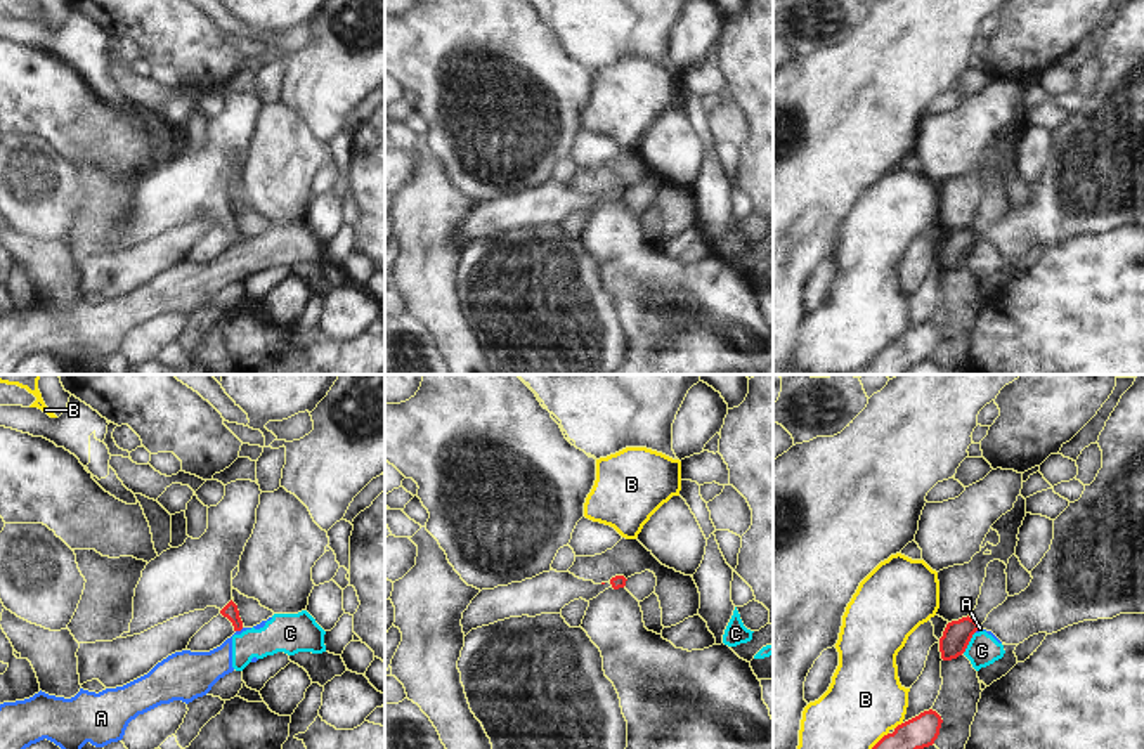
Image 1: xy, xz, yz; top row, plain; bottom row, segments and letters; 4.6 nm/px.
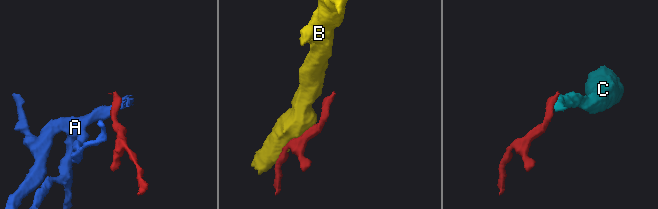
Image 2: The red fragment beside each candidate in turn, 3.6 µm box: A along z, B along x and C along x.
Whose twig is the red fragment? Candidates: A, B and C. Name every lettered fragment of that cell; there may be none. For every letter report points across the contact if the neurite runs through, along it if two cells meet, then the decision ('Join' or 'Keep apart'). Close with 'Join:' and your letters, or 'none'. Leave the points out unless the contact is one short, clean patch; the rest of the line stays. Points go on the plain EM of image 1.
A: Boundary: xy (243, 240), (236, 243). Keep apart
B: Keep apart
C: Boundary: yz (974, 243), (962, 264). Keep apart
Join: none.

